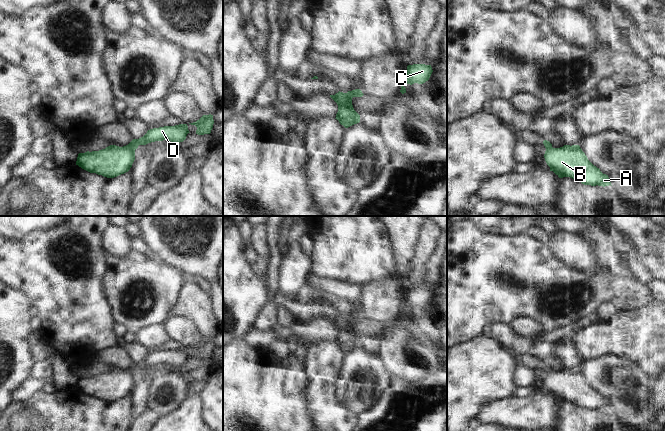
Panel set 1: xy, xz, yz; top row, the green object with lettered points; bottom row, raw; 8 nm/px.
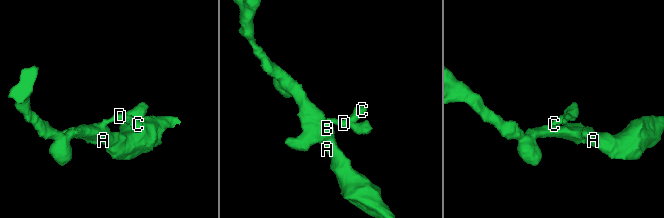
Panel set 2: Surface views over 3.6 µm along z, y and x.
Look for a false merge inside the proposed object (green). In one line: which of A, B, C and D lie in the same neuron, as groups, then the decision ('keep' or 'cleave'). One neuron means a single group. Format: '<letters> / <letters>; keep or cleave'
A B / C D; cleave

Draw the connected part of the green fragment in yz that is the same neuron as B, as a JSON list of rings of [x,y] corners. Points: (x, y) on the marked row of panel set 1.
[[[564,145],[560,148],[546,149],[545,161],[559,178],[570,177],[584,185],[609,186],[608,175],[594,166],[579,145]]]

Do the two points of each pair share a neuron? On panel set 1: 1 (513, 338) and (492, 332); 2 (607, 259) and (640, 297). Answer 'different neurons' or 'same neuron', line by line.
1: same neuron
2: same neuron

